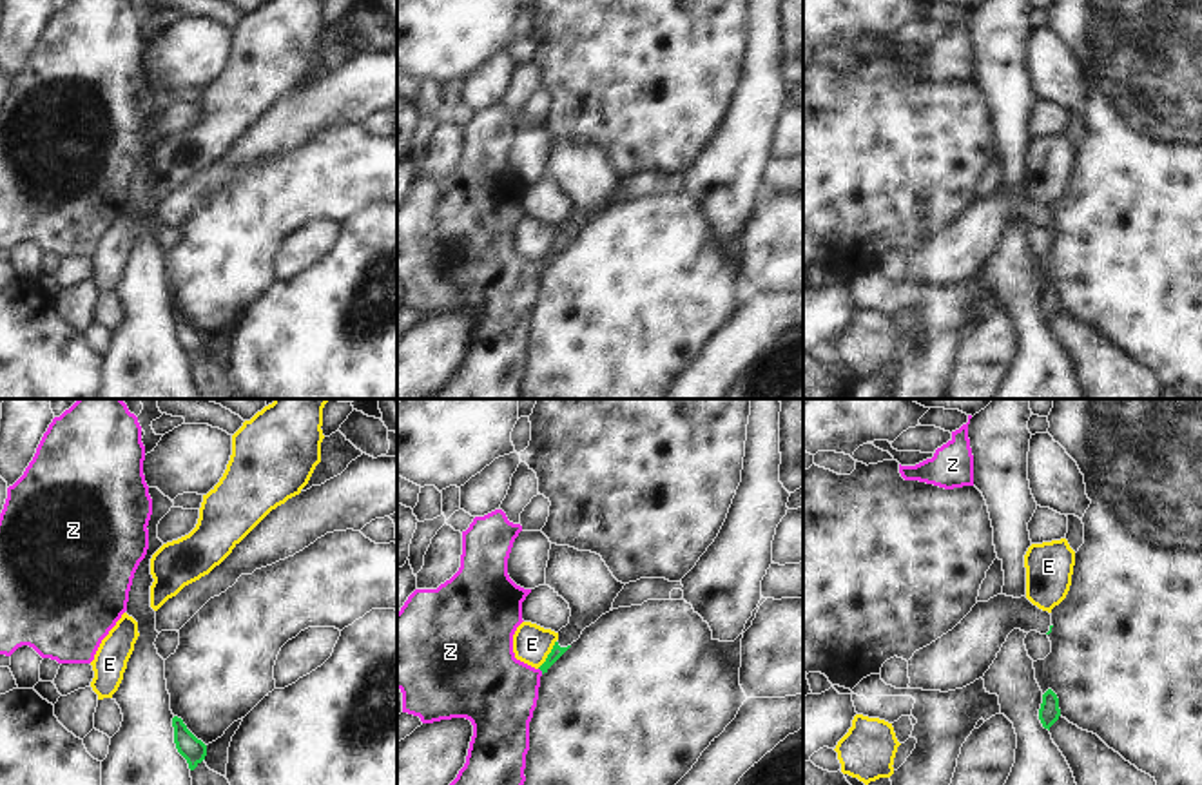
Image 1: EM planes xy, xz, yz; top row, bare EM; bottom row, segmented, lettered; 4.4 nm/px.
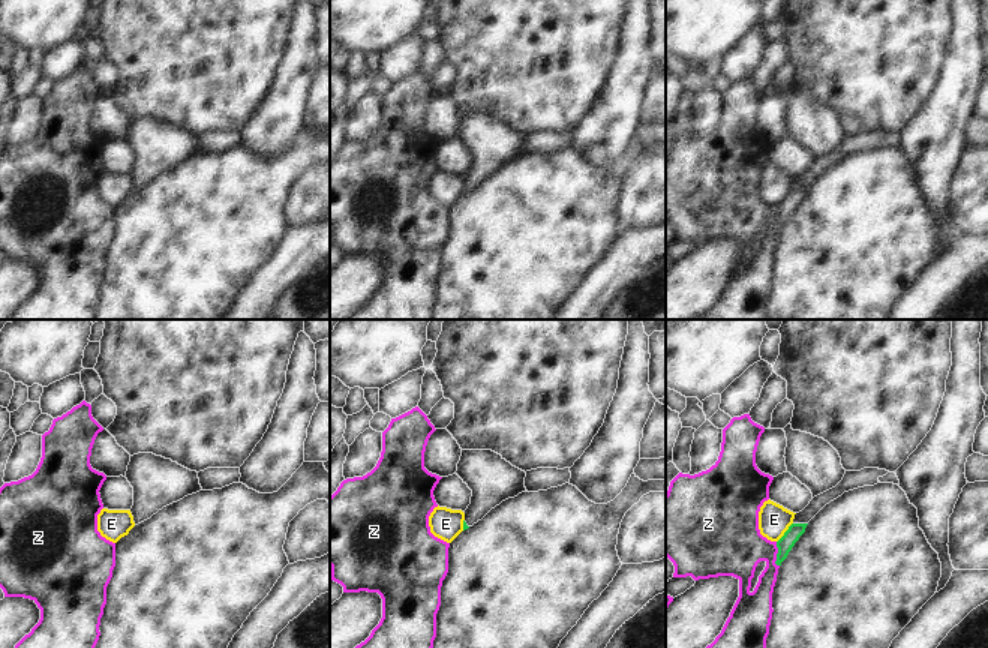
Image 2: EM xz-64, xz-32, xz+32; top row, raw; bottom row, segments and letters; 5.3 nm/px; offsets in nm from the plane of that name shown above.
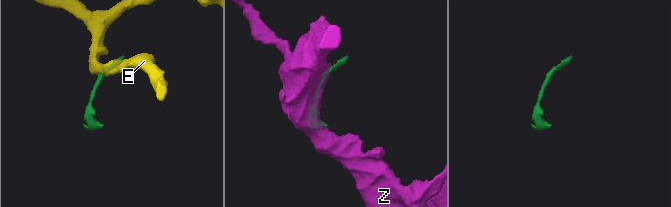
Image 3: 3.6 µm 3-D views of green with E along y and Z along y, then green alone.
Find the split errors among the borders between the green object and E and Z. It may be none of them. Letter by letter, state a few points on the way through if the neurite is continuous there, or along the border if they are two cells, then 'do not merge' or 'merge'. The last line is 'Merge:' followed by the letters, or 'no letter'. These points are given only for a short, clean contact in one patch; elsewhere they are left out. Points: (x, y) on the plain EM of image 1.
E: border xz (555, 234), (548, 251), (537, 261); do not merge
Z: do not merge
Merge: no letter

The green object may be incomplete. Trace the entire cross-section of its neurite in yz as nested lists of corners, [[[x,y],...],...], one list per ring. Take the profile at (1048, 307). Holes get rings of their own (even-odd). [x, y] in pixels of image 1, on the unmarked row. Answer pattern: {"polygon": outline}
{"polygon": [[[1048,283],[1042,288],[1039,314],[1041,314],[1042,321],[1050,325],[1050,321],[1059,314],[1059,310],[1061,310],[1059,292],[1052,283]]]}

